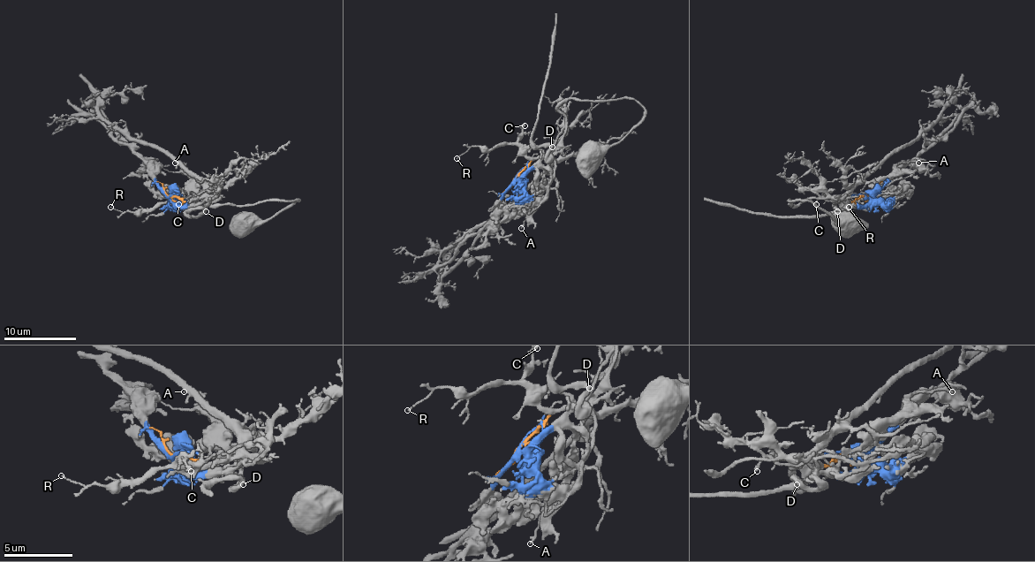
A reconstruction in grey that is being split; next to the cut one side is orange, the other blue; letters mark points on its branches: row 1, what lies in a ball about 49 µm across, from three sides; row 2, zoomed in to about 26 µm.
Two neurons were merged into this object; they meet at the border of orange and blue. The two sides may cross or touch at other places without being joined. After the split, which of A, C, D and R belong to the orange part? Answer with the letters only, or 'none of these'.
C, R

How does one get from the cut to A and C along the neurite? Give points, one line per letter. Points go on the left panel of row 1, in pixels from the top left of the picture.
A: (168, 195), (185, 202), (193, 199), (197, 190), (197, 181), (180, 163), (175, 163)
C: (168, 195), (177, 195), (185, 201), (180, 202), (171, 199), (175, 197), (178, 204)

